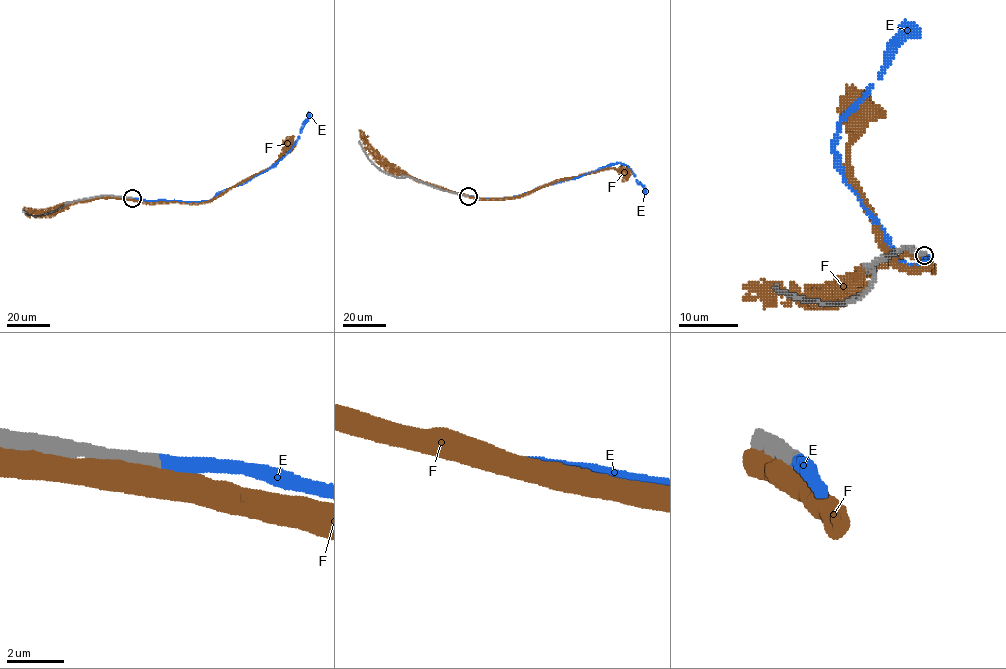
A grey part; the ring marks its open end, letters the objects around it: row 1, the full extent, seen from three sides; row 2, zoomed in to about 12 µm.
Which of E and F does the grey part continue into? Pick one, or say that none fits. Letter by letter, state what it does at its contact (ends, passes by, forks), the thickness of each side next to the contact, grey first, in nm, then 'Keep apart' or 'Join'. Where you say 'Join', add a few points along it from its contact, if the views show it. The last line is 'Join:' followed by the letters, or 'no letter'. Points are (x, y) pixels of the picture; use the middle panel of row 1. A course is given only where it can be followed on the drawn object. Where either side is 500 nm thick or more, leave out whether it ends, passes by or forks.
E: It ends there. Thickness 440 nm (grey) against 440 nm. Join. Its course: (467, 196), (511, 197), (618, 163), (627, 165), (643, 188), (643, 195)
F: Thickness 400 nm (grey) against 750 nm. Keep apart
Join: E

